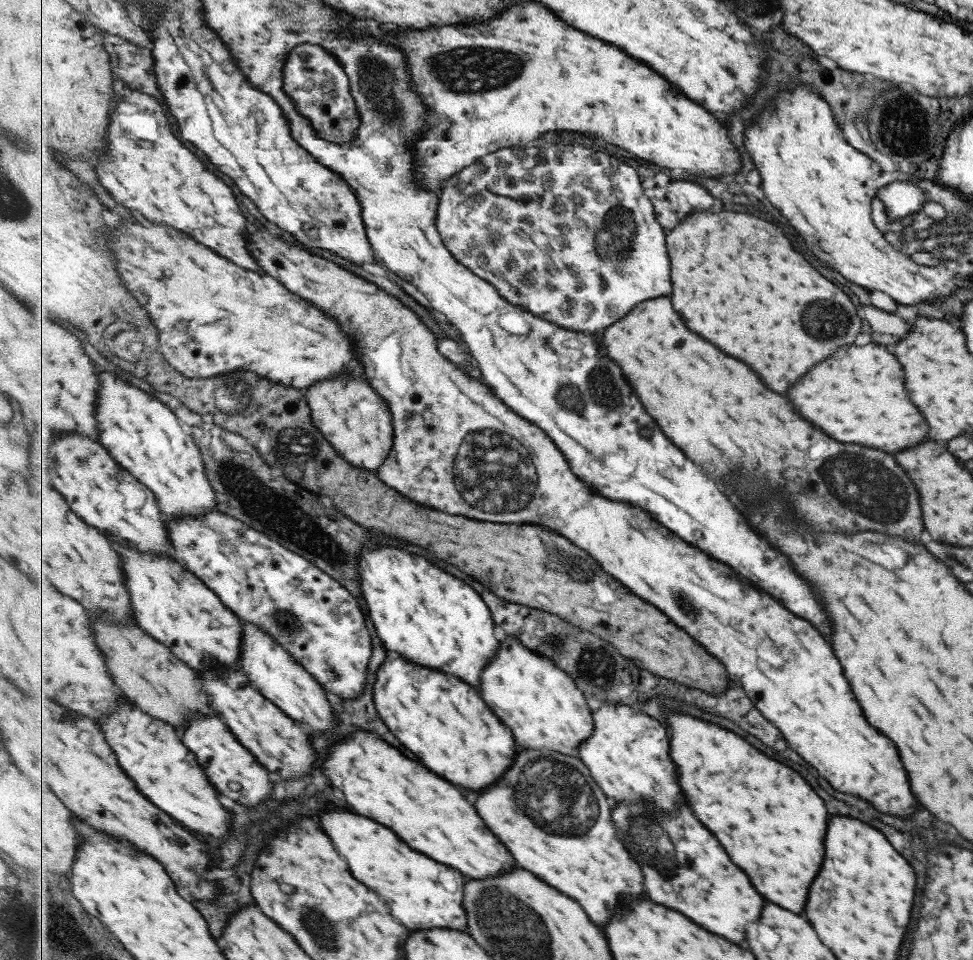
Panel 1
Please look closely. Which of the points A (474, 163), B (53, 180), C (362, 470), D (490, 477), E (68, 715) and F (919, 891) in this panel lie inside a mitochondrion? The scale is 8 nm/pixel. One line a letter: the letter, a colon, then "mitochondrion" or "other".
A: other
B: other
C: other
D: mitochondrion
E: other
F: other

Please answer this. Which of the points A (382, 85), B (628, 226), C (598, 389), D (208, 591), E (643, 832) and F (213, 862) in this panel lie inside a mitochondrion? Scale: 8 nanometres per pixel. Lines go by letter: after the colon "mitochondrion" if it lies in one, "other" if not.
A: mitochondrion
B: mitochondrion
C: mitochondrion
D: other
E: mitochondrion
F: other

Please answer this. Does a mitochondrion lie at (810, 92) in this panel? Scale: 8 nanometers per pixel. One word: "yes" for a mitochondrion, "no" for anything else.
no

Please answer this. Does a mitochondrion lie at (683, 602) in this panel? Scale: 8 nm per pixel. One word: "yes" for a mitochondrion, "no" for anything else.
yes

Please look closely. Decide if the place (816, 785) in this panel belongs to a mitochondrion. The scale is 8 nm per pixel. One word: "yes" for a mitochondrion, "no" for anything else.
no

